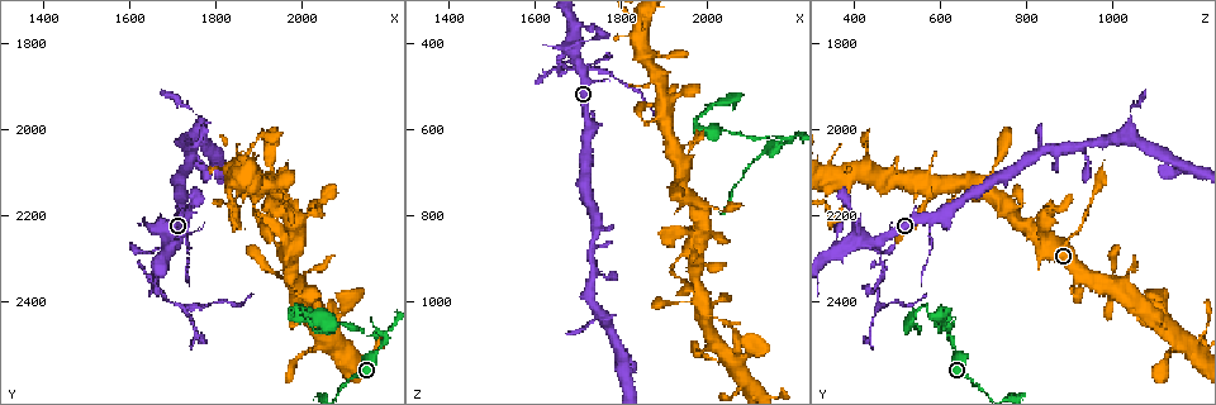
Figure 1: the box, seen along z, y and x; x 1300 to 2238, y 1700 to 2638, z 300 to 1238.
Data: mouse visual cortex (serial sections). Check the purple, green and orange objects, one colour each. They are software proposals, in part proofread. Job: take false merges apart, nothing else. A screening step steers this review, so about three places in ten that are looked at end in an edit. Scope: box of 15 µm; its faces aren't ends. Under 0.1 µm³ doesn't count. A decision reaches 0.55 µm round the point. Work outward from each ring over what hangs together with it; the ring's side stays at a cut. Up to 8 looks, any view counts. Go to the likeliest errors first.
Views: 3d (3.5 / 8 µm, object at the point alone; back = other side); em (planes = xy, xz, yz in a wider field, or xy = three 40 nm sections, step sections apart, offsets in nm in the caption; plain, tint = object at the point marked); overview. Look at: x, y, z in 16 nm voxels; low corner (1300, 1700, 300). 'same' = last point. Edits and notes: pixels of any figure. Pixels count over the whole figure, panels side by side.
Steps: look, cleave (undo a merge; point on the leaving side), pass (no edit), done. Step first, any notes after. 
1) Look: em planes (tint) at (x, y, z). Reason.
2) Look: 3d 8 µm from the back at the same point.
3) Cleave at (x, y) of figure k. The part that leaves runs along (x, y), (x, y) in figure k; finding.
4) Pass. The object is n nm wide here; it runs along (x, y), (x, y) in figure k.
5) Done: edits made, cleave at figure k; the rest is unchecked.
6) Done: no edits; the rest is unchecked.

Look: 3d 3.5 µm at (2190, 2485, 625). Three arms meet.

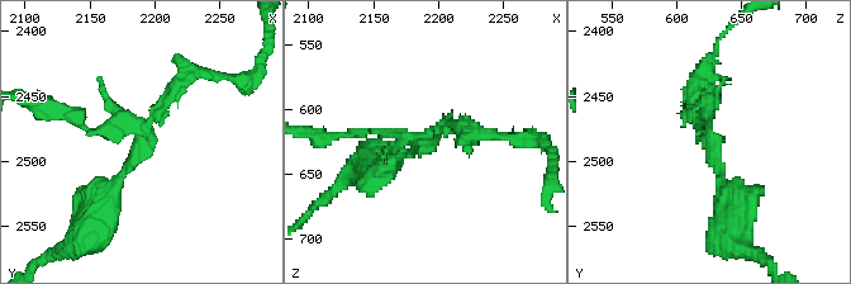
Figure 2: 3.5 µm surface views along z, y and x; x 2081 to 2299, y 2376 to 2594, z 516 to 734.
Look: em xy step 2 (tint) at (2190, 2480, 624). Now the EM.

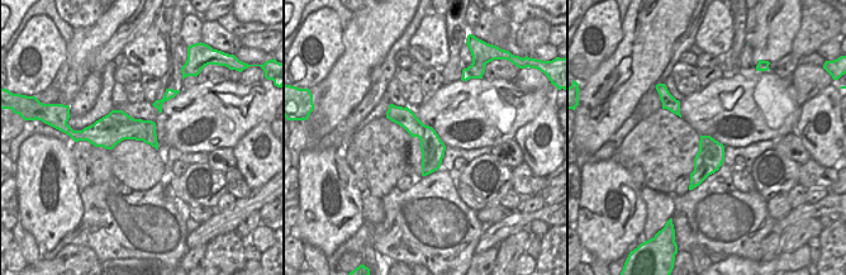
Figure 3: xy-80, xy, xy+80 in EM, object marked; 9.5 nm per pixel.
Cleave at (716, 98) of figure 2. A border runs along (148, 121), (143, 141) in figure 3; a second cell is stuck on.

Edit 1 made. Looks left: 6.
Look: overview. See it whole again.

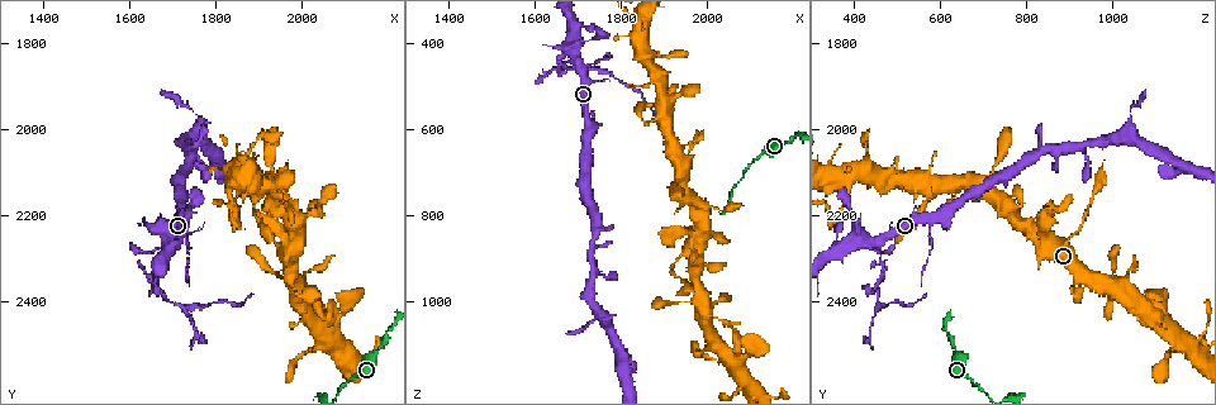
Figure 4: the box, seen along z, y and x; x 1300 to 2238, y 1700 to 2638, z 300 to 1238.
Look: 3d 8 µm at (1700, 2260, 465). Small branch off a trunk.

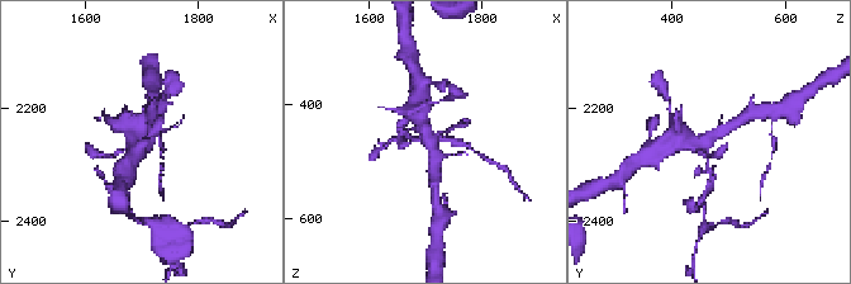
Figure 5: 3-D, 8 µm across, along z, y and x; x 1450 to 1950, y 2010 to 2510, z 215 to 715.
Look: em xy step 2 (tint) at (1705, 2260, 470).

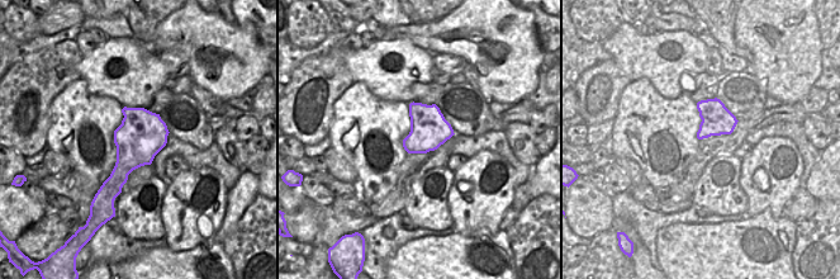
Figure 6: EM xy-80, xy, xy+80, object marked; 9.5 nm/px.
Cleave at (403, 142) of figure 5. A second cell is stuck on.

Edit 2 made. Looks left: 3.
Look: overview. Redraw.

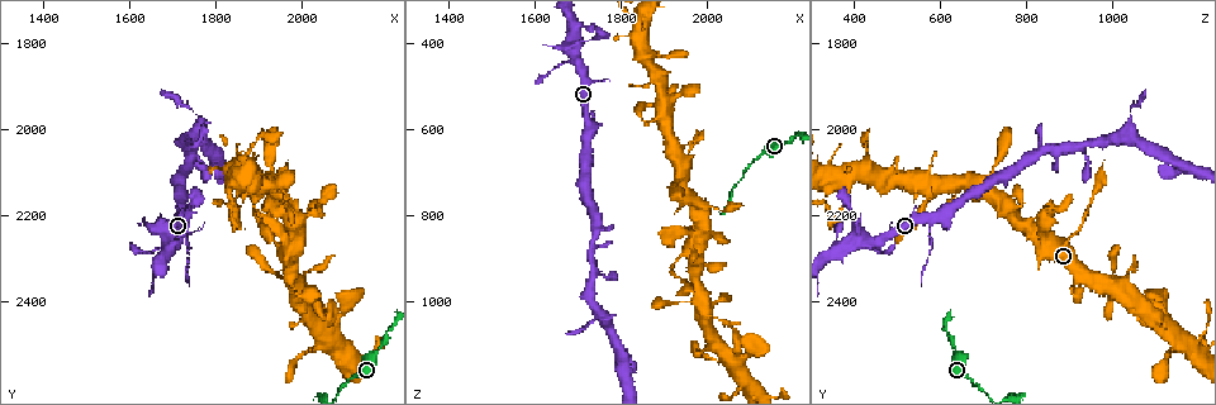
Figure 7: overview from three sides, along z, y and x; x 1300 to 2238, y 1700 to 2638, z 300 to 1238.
Look: 3d 3.5 µm at (1955, 2350, 995).

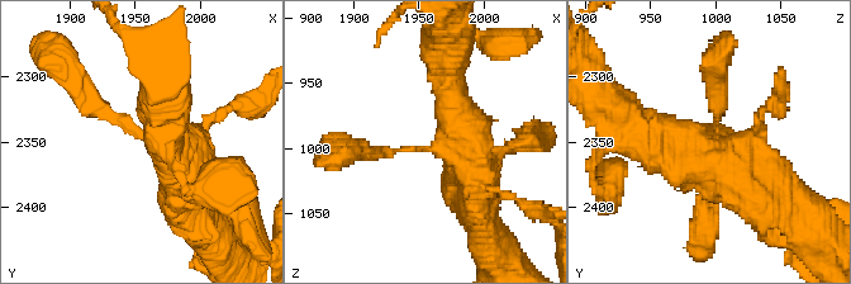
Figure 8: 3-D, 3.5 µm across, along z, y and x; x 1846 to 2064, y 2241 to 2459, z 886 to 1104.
Look: em planes (tint) at (1956, 2346, 998). Shape alone is not enough.

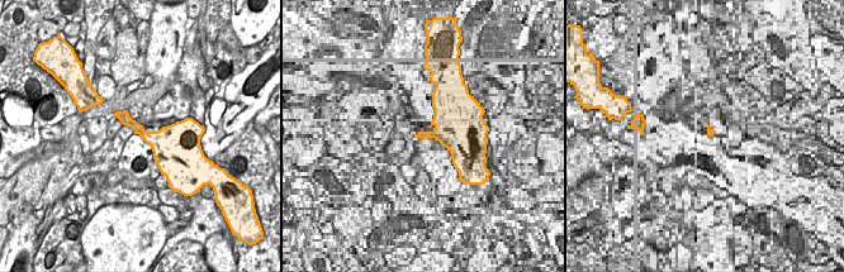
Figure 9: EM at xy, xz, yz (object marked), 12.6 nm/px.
Pass. All the same cell.

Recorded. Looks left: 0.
Done: edits made, cleave at figure 2, cleave at figure 5; the rest is unchecked.

